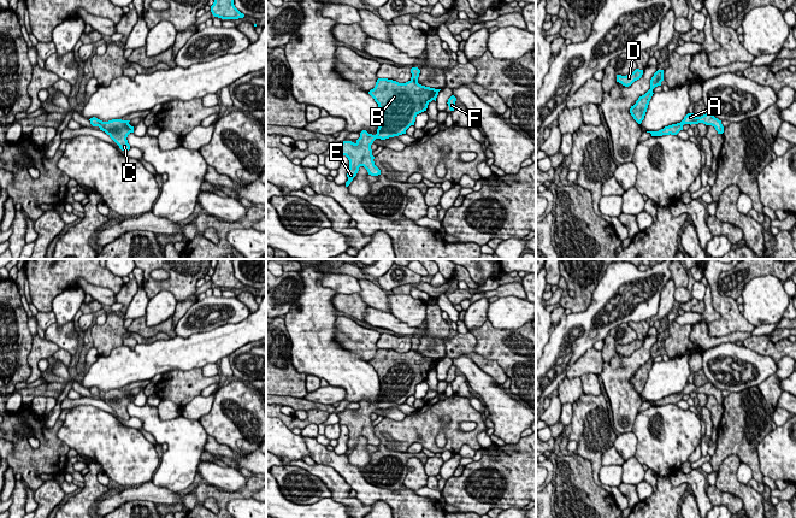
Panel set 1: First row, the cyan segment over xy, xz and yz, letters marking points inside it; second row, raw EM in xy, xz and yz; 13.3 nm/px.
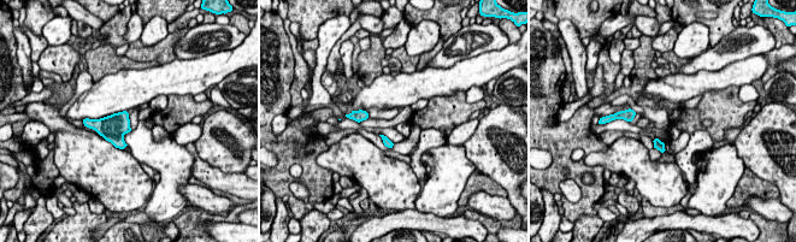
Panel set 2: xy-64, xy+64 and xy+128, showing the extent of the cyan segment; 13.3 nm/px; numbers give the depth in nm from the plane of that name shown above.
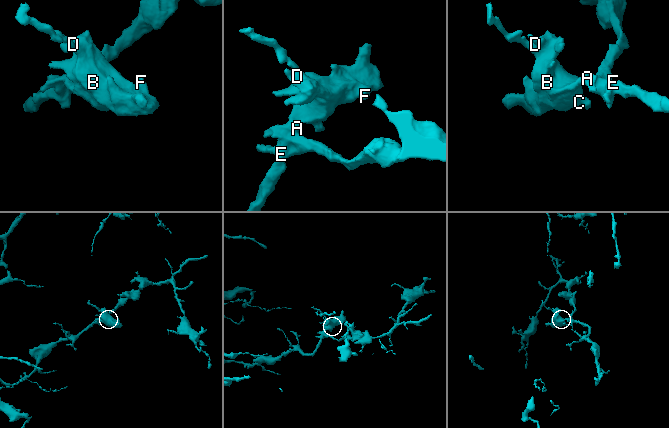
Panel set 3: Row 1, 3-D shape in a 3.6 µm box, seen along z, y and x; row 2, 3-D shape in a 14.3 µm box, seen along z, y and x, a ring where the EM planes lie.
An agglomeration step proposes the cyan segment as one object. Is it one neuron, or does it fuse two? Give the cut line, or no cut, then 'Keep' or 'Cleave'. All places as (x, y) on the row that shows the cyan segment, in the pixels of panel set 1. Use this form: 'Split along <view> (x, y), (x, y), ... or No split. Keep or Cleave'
No split. Keep

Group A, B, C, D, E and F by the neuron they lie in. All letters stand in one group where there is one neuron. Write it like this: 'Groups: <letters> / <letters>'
Groups: A B C D E F

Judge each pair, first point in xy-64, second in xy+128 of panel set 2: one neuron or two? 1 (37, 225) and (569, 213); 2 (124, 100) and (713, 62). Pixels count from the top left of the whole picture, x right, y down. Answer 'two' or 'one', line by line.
1: two
2: two

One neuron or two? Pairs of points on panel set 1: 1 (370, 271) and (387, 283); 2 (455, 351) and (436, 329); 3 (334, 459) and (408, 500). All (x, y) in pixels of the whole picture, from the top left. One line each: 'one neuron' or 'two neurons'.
1: two neurons
2: two neurons
3: one neuron

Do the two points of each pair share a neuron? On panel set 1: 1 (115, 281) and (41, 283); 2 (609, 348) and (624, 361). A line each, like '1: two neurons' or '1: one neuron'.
1: one neuron
2: two neurons

